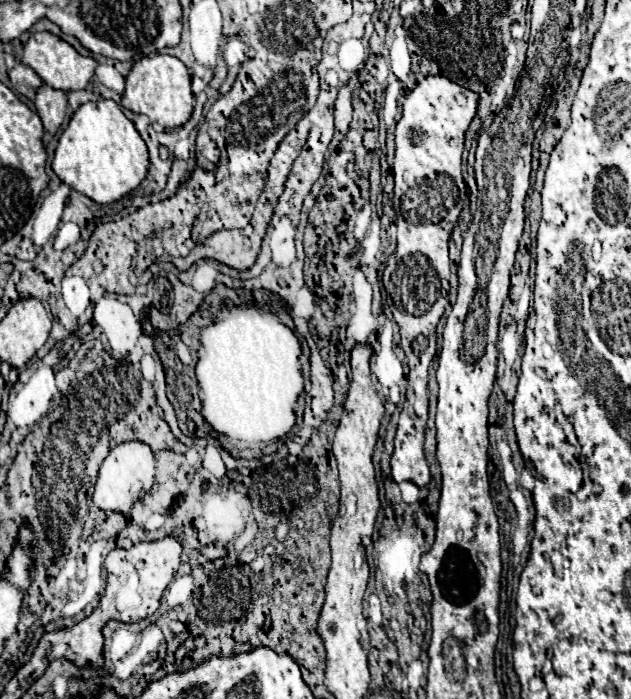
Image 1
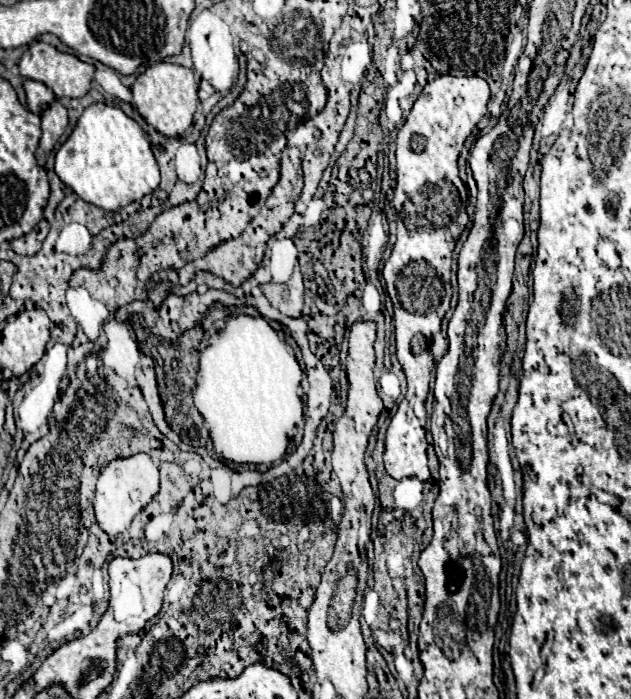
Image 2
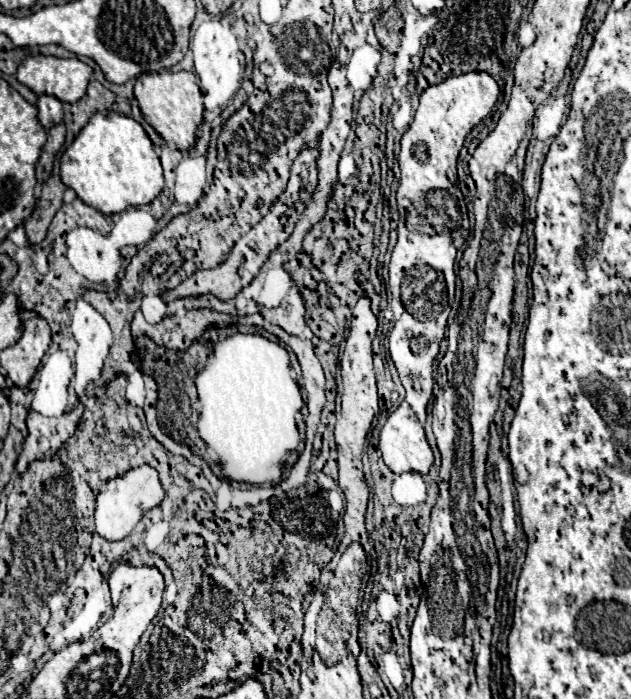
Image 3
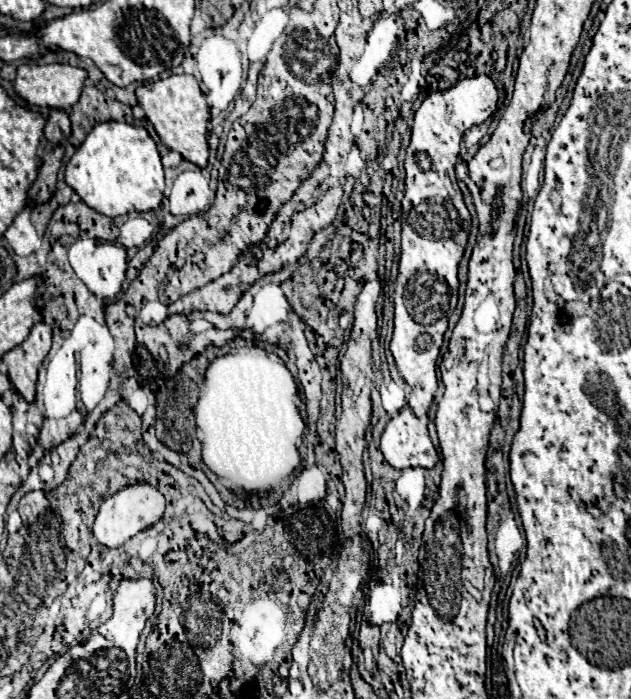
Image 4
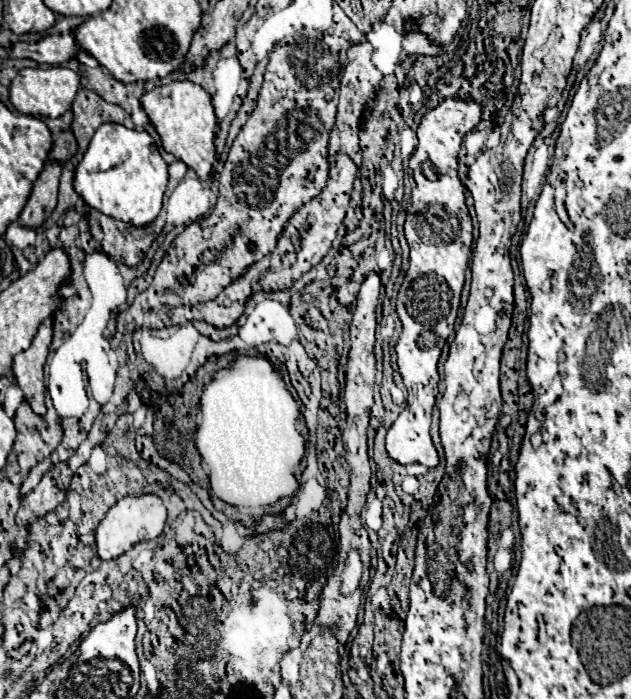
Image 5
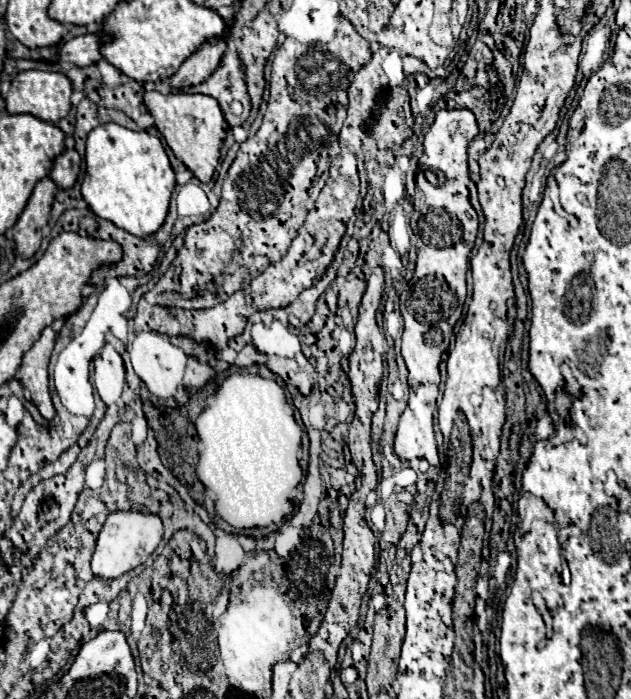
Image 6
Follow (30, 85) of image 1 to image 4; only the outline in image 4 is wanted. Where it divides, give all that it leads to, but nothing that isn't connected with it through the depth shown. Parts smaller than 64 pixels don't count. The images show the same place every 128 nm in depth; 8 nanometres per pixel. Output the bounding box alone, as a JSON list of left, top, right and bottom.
[44,110,70,144]

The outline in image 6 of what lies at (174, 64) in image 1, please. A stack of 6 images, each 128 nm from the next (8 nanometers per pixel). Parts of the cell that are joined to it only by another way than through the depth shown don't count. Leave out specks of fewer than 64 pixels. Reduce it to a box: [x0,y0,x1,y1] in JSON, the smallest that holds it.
[144,90,226,184]

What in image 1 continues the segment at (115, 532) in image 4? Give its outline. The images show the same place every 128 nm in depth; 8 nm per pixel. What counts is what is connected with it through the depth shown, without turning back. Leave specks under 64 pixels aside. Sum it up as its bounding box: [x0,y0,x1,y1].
[94,440,154,512]

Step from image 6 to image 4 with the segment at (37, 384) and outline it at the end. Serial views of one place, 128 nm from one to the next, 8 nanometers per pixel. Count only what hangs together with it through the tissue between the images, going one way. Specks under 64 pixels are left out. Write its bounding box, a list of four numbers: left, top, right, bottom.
[2,322,52,400]

